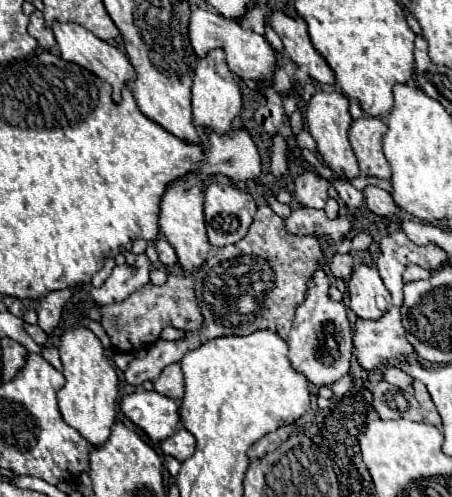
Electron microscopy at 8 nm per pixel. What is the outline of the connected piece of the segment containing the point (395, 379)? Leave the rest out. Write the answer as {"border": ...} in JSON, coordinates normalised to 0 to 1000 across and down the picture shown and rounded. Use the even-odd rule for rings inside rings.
{"border":[[[872,734],[854,738],[854,742],[845,746],[845,759],[850,759],[850,767],[858,767],[858,771],[885,779],[885,783],[898,783],[898,779],[912,771],[912,759],[903,759],[894,746],[885,746],[885,742],[872,738]]]}

